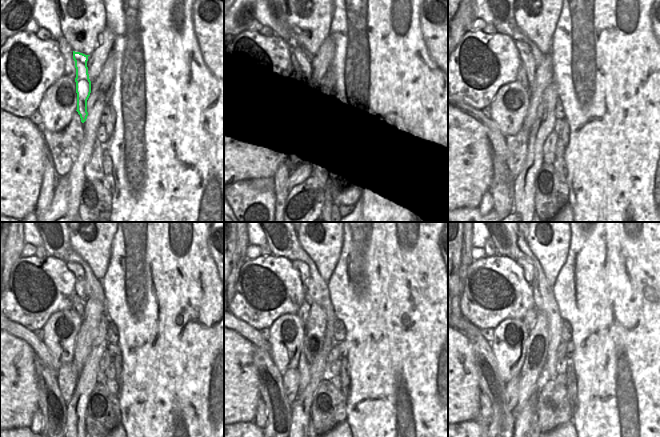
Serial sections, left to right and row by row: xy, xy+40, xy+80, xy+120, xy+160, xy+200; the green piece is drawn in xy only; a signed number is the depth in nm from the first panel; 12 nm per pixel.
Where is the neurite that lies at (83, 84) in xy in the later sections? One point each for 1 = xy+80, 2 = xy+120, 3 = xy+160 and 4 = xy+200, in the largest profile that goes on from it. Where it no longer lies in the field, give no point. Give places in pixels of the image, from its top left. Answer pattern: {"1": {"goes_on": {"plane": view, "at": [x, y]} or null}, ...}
{"1": {"goes_on": {"plane": "xy+80", "at": [527, 61]}}, "2": {"goes_on": {"plane": "xy+120", "at": [75, 268]}}, "3": {"goes_on": {"plane": "xy+160", "at": [303, 269]}}, "4": {"goes_on": {"plane": "xy+200", "at": [524, 264]}}}

